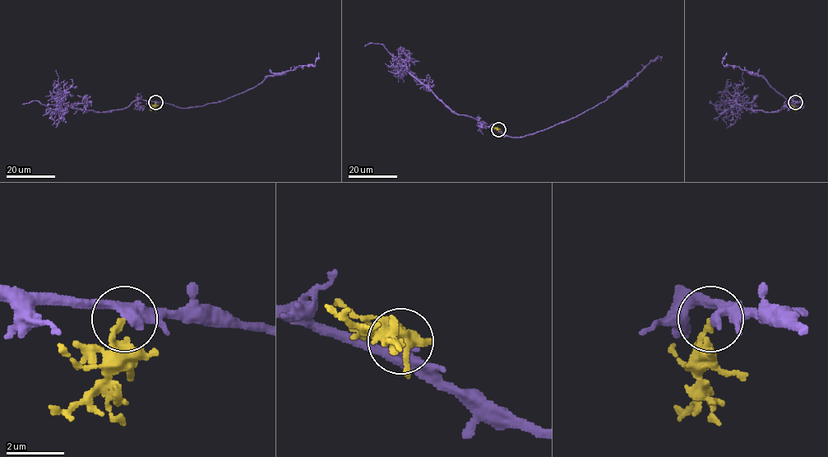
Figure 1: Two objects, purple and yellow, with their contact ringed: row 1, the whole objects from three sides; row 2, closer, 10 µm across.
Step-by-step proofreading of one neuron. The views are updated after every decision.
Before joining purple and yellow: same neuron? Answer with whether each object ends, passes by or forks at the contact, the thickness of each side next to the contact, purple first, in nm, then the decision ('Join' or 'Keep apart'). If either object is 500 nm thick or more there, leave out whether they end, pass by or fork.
At the ring purple passes by. At the ring yellow ends. Thickness 360 nm (purple) against 180 nm. Keep apart

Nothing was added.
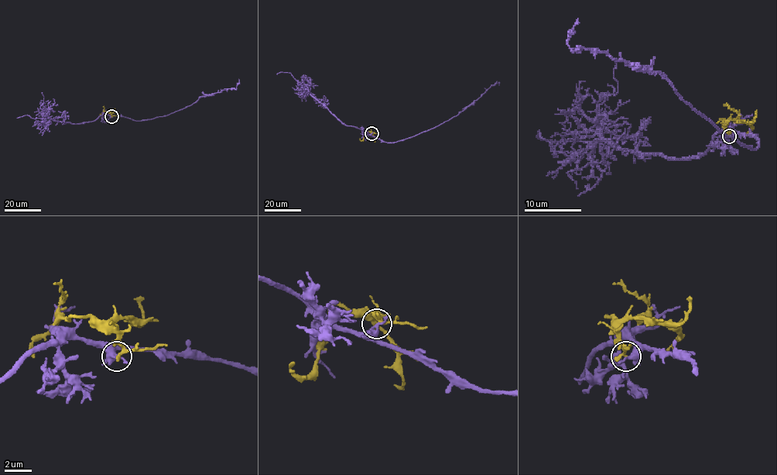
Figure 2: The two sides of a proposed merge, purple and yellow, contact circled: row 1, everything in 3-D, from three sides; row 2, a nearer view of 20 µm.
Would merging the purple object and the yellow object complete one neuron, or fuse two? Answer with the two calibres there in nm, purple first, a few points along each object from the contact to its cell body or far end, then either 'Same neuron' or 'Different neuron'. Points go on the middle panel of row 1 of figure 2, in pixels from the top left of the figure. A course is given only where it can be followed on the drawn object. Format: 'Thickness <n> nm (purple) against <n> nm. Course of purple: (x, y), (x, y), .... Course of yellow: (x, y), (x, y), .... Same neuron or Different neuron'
Thickness 360 nm (purple) against 200 nm. Course of purple: (371, 133), (390, 142), (412, 137), (451, 119), (497, 81), (498, 84). Course of yellow: (371, 133), (365, 130), (363, 139), (360, 138). Different neuron

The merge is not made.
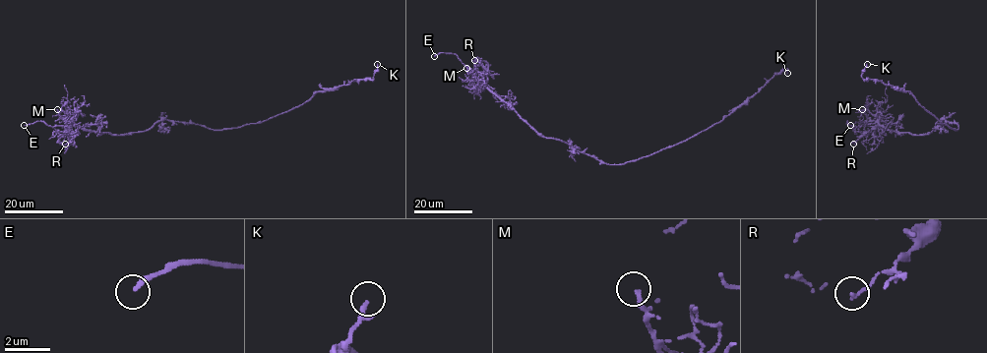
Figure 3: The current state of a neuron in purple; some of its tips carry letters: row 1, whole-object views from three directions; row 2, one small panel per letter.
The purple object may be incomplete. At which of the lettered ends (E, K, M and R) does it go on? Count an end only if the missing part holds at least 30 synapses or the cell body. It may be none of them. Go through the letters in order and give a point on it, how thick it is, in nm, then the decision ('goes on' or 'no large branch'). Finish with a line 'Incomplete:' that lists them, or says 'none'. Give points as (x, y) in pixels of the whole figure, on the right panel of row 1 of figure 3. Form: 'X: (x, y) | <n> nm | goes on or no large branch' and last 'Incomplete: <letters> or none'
E: (850, 125) | 240 nm | goes on
K: (867, 64) | 200 nm | no large branch
M: (862, 109) | 190 nm | no large branch
R: (853, 144) | 130 nm | no large branch
Incomplete: E

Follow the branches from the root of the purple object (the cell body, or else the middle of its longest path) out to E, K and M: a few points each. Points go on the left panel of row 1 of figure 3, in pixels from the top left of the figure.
E: (205, 127), (160, 119), (143, 131), (111, 135), (76, 126), (51, 127), (40, 121), (24, 125)
K: (205, 127), (224, 130), (263, 122), (301, 105), (318, 91), (335, 90), (352, 81), (372, 80), (377, 64)
M: (205, 127), (160, 119), (143, 131), (111, 135), (81, 129), (61, 117), (57, 109)

